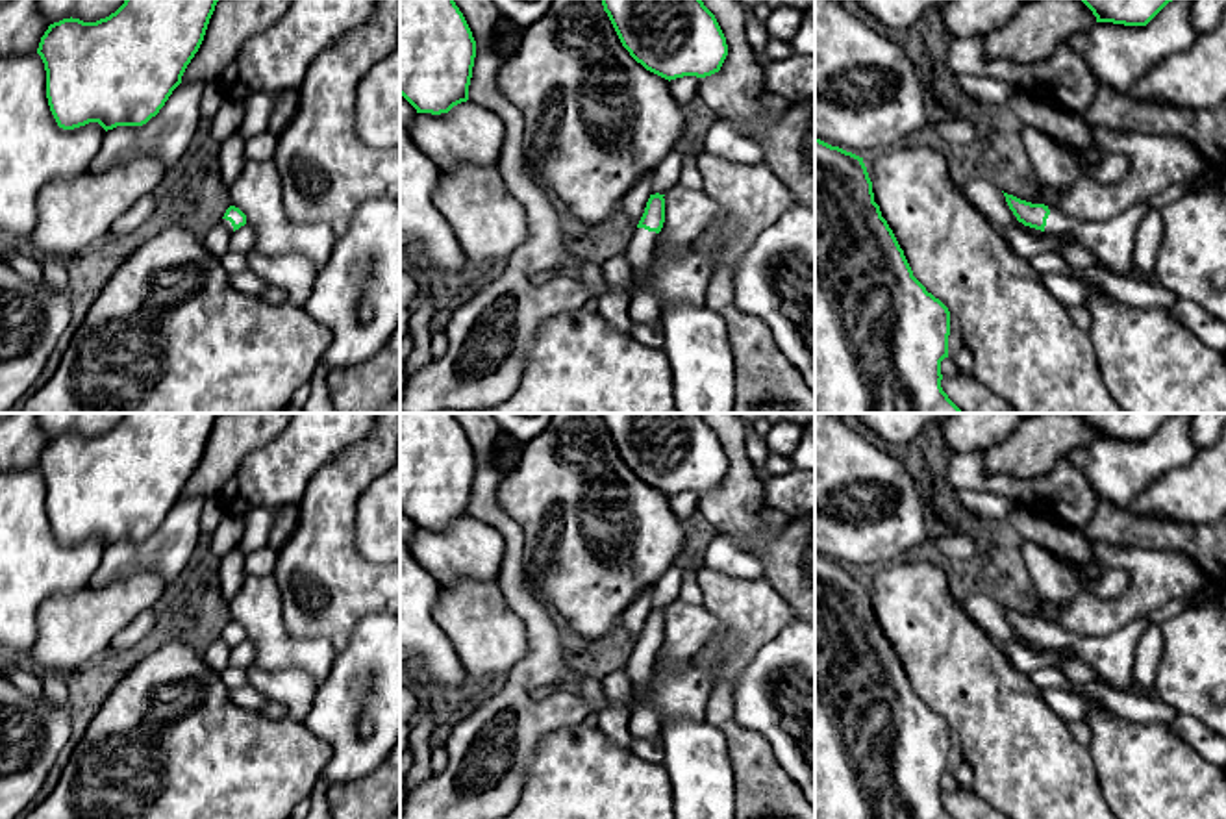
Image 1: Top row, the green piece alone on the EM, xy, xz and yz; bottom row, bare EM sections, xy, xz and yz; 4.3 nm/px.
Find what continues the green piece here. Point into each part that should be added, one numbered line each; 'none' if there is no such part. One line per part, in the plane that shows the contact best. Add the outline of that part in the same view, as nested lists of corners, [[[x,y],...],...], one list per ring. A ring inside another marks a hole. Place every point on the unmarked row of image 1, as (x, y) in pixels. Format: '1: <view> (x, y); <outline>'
1: yz (1110, 656); [[[1141,617],[1120,630],[1102,636],[1085,637],[1065,630],[1057,623],[1048,623],[1045,649],[1069,650],[1076,660],[1087,663],[1111,689],[1128,691],[1133,684],[1132,665],[1139,637],[1152,624]]]

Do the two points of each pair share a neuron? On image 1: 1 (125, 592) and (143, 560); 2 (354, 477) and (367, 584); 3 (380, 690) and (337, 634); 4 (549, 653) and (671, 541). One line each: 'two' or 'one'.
1: two
2: one
3: two
4: two

